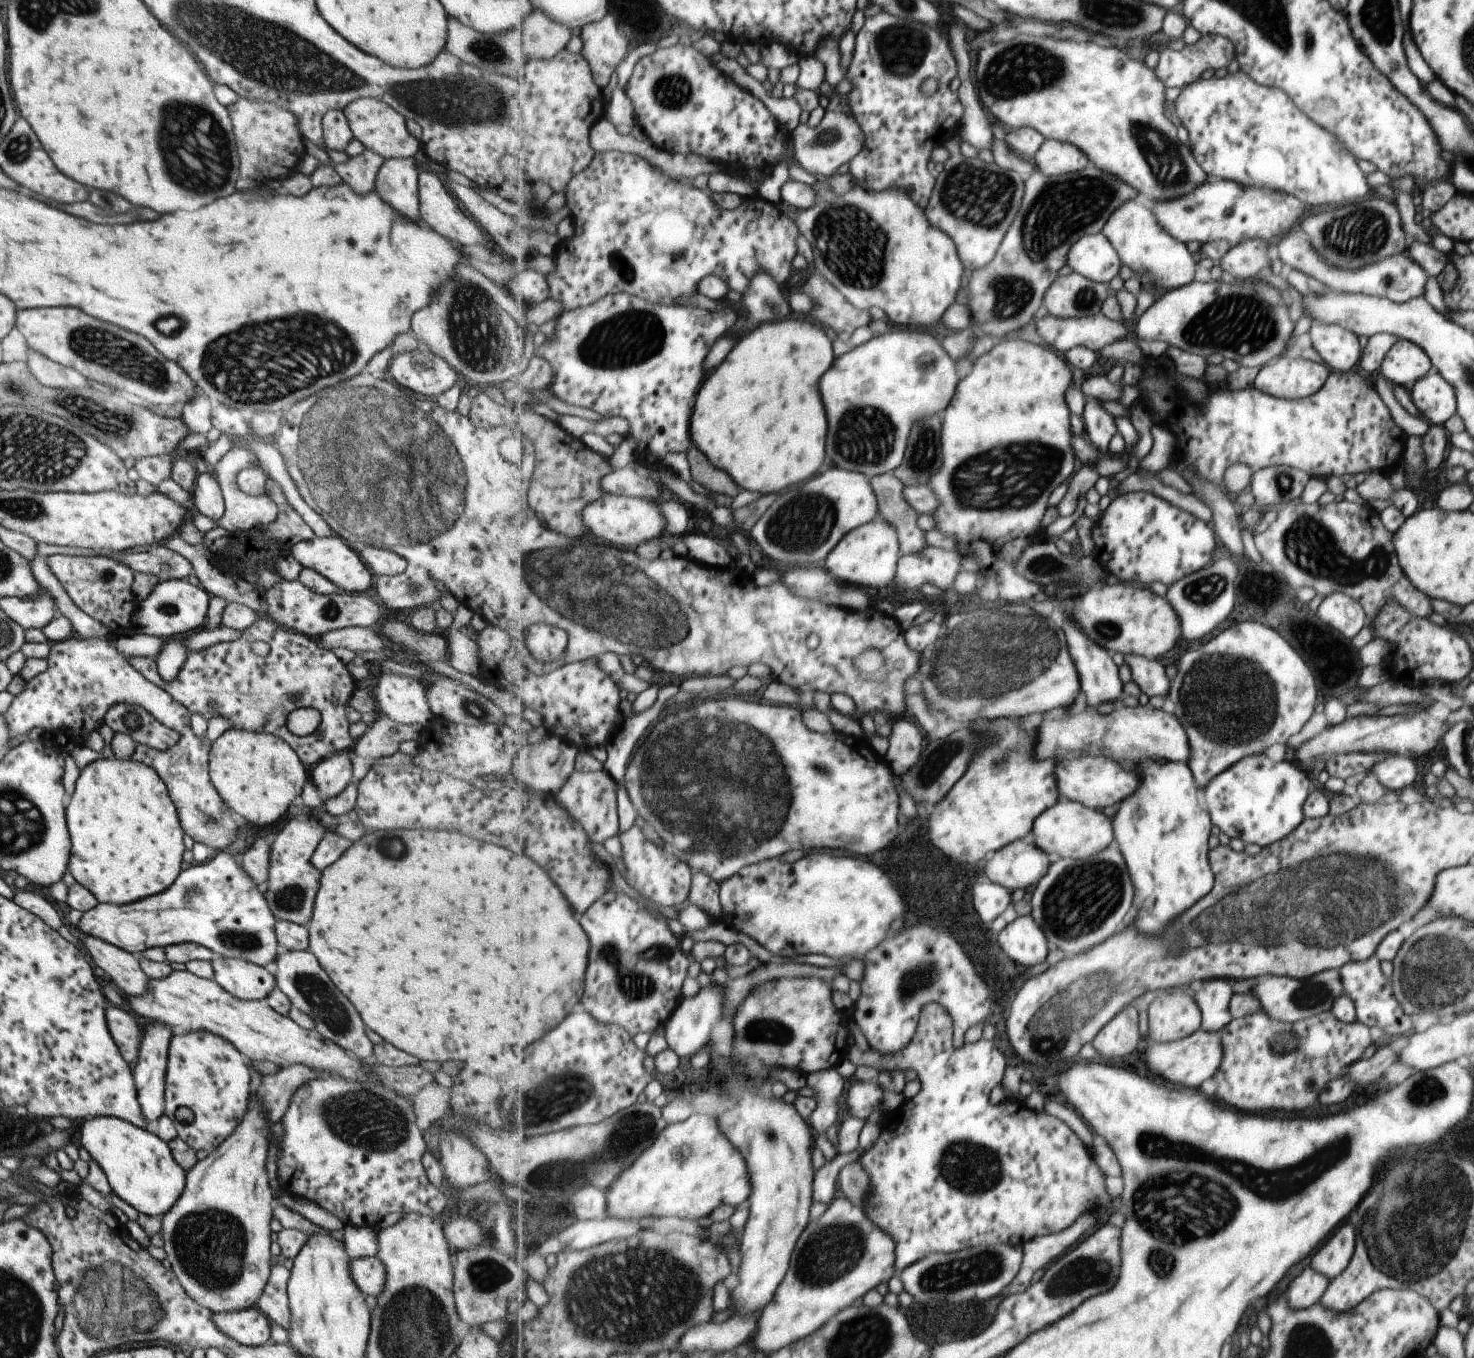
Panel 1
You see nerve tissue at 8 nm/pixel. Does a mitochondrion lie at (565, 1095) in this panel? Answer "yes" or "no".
yes

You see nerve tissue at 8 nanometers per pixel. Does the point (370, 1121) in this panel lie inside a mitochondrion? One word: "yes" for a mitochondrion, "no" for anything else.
yes

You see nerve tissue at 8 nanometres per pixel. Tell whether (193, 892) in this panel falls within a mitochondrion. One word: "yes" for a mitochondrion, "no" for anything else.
yes

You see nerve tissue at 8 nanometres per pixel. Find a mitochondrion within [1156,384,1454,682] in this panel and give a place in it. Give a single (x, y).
(1309, 545)

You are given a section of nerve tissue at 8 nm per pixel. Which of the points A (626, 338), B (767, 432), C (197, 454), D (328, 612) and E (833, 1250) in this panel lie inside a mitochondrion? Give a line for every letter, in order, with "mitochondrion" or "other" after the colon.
A: mitochondrion
B: other
C: other
D: mitochondrion
E: mitochondrion

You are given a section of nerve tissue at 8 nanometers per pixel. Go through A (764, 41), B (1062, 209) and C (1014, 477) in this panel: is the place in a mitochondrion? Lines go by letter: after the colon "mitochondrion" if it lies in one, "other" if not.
A: other
B: mitochondrion
C: mitochondrion

